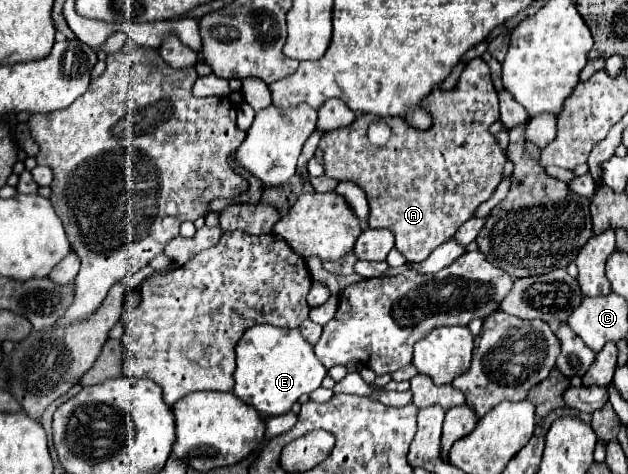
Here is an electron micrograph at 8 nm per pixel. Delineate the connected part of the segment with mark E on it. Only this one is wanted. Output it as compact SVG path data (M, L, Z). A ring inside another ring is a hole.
M254 325L242 335L236 345L234 395L252 405L262 417L284 415L302 395L318 389L326 373L326 367L314 355L312 345L304 341L300 329Z

